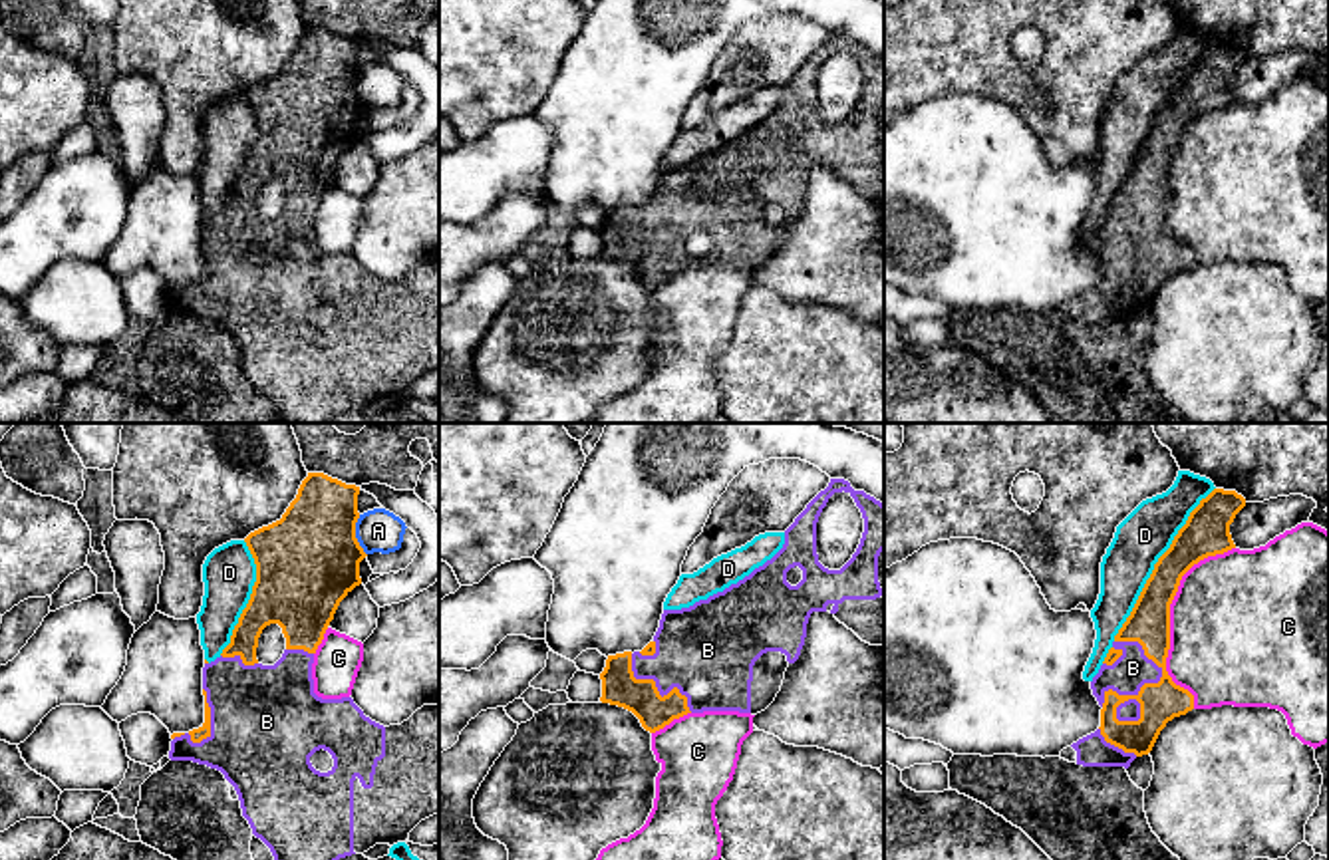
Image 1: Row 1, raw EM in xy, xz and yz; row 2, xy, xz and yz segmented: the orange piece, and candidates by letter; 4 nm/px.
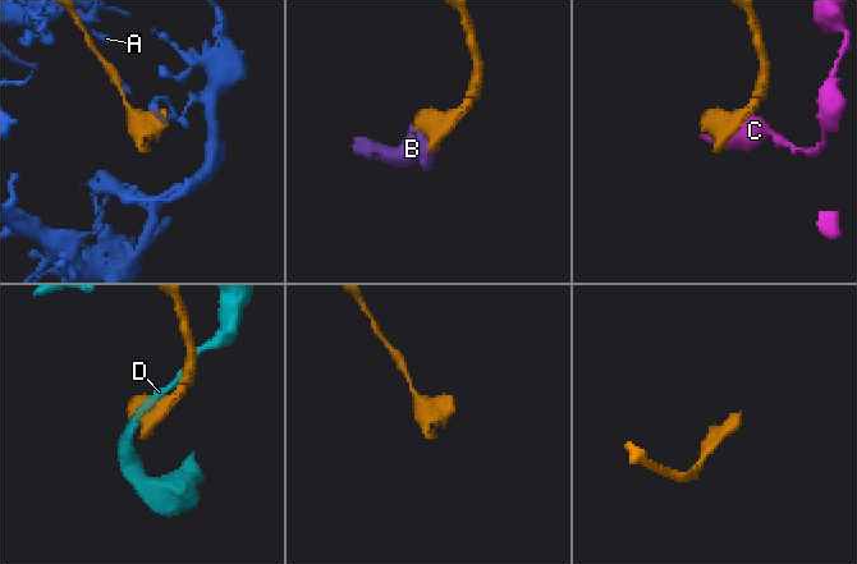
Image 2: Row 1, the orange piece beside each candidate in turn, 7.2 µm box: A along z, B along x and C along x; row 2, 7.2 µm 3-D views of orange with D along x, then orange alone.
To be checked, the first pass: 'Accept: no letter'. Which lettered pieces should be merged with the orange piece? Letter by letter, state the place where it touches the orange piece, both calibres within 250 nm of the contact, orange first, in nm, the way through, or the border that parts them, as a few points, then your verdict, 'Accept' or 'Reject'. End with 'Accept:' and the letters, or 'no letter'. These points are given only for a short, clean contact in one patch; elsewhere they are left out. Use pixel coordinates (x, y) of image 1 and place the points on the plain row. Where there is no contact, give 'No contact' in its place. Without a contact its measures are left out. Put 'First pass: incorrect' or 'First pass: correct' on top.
First pass: incorrect
A: Touches orange at xy (354, 90). Thickness 420 nm (orange) against 180 nm. Boundary: xy (358, 70), (356, 96), (366, 110). Reject
B: Touches orange at yz (1163, 231). Thickness 170 nm (orange) against 150 nm. Accept
C: Touches orange at yz (1169, 173). Thickness 170 nm (orange) against 500 nm. Reject
D: Touches orange at yz (1155, 120). Thickness 190 nm (orange) against 220 nm. Reject
Accept: B

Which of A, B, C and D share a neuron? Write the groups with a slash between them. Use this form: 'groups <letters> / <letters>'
groups A / B / C / D

